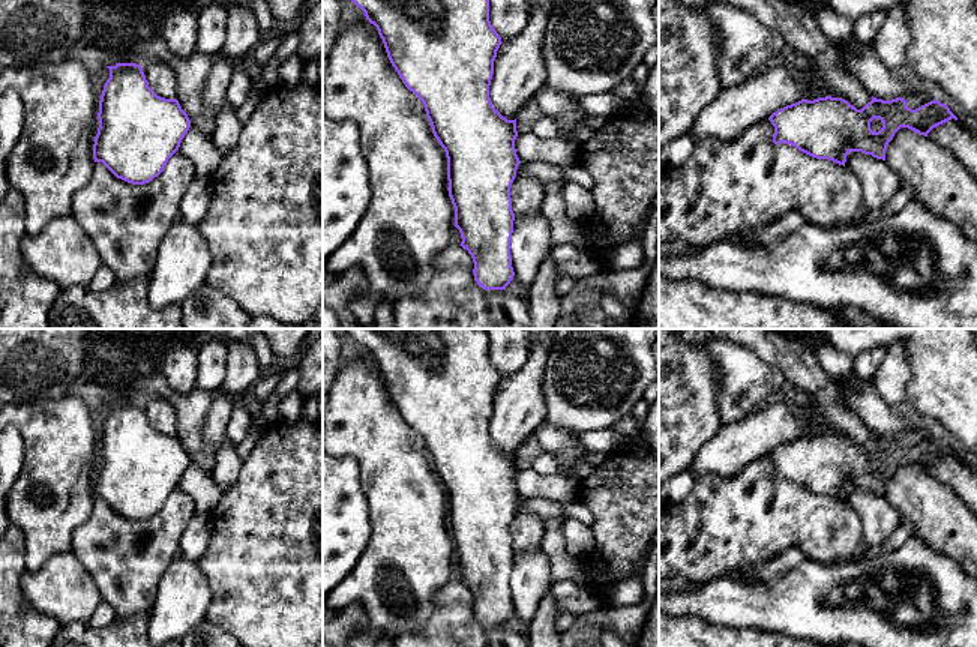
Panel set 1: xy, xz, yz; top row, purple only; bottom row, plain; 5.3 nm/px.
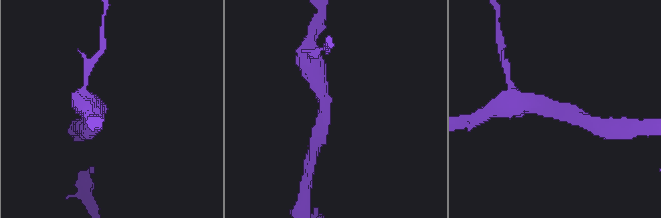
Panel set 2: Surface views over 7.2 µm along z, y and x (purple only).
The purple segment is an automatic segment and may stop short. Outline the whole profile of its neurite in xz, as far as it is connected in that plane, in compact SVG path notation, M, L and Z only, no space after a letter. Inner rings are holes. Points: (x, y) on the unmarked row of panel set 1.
M486 329L341 330L377 363L392 402L425 441L432 470L446 488L455 563L461 569L461 582L473 594L474 617L483 626L506 626L515 612L510 522L521 497L515 485L516 455L503 453L489 434L494 396L503 378L491 362Z

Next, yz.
M872 432L861 446L842 434L801 435L773 449L773 479L791 480L800 488L845 503L849 488L885 497L885 486L900 464L918 471L957 456L945 440L933 435L915 446L903 434L882 437Z

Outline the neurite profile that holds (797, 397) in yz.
M786 380L782 386L780 393L785 396L788 402L798 408L804 408L810 402L809 395L803 389L797 387L795 384Z

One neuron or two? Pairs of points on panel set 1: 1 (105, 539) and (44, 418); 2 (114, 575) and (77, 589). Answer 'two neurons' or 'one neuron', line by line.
1: two neurons
2: two neurons

